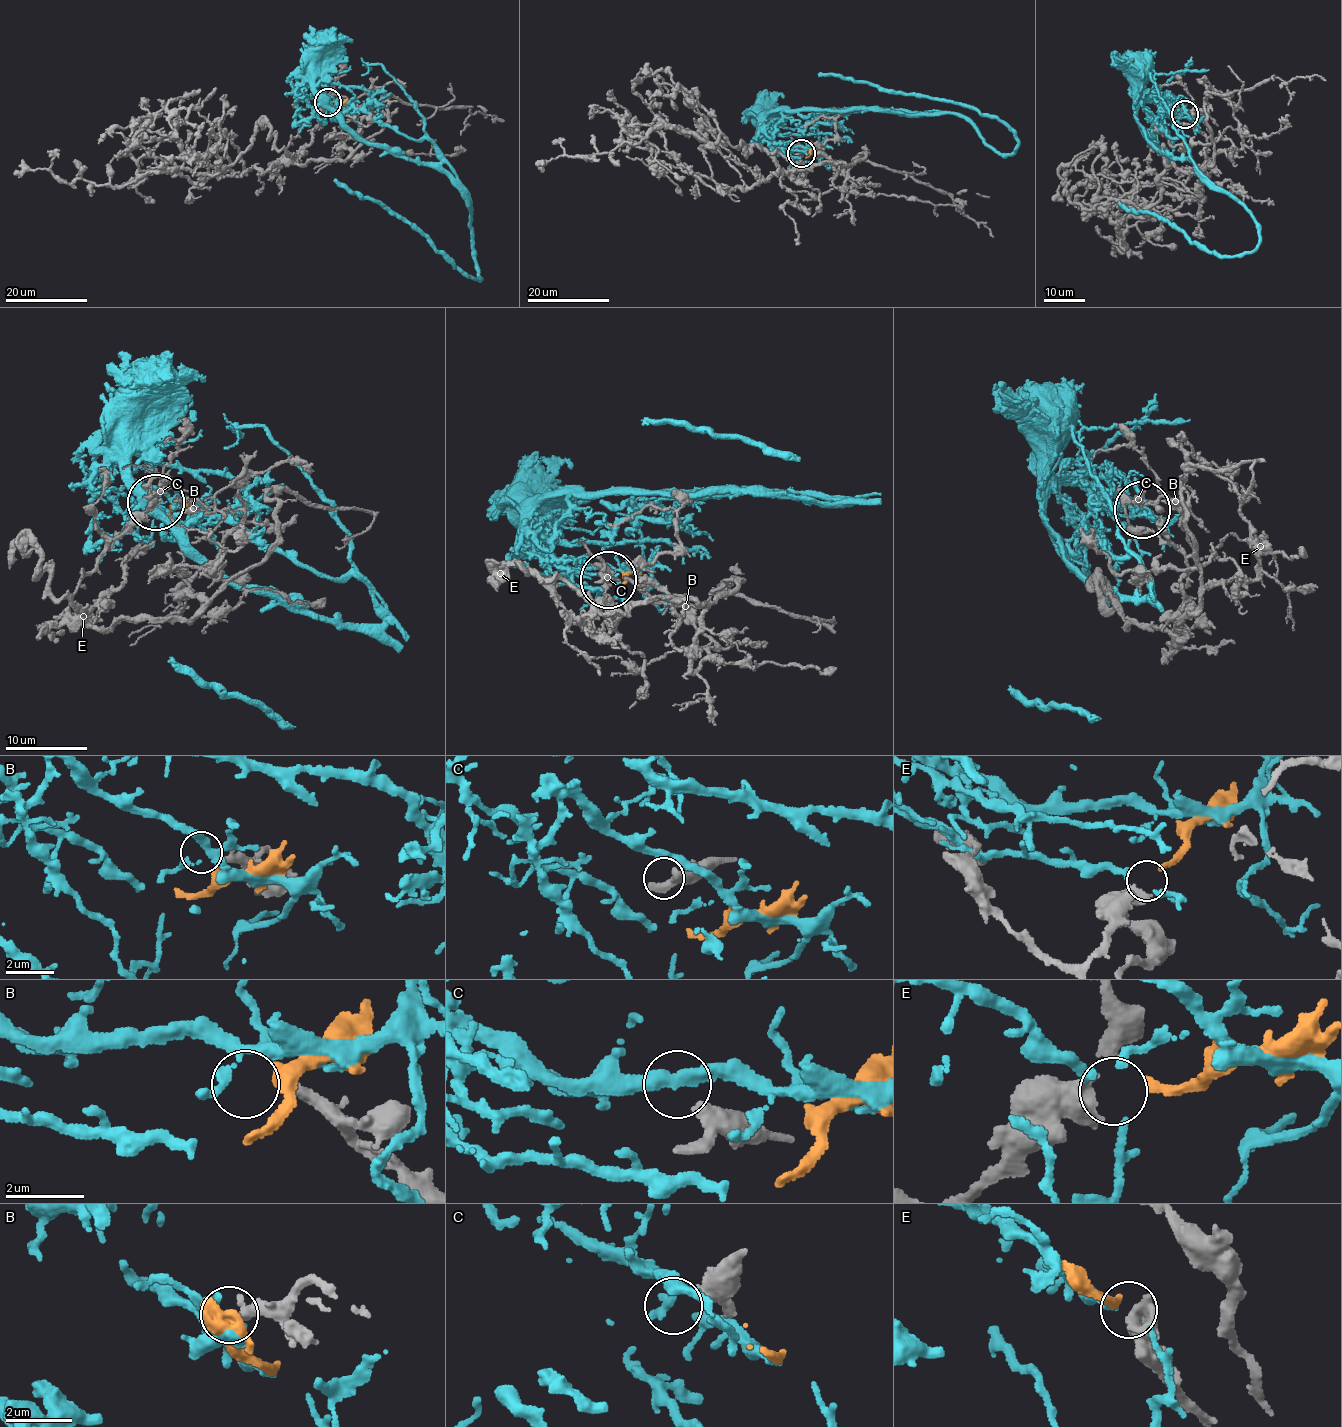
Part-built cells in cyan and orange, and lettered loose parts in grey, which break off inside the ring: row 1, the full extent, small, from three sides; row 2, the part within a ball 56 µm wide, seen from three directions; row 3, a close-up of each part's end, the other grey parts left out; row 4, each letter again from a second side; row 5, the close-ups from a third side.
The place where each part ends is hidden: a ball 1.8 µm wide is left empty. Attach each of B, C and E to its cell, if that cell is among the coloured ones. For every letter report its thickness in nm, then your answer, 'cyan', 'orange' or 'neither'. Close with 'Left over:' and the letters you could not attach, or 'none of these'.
B: 280 nm | neither
C: 340 nm | neither
E: 300 nm | orange
Left over: B, C

